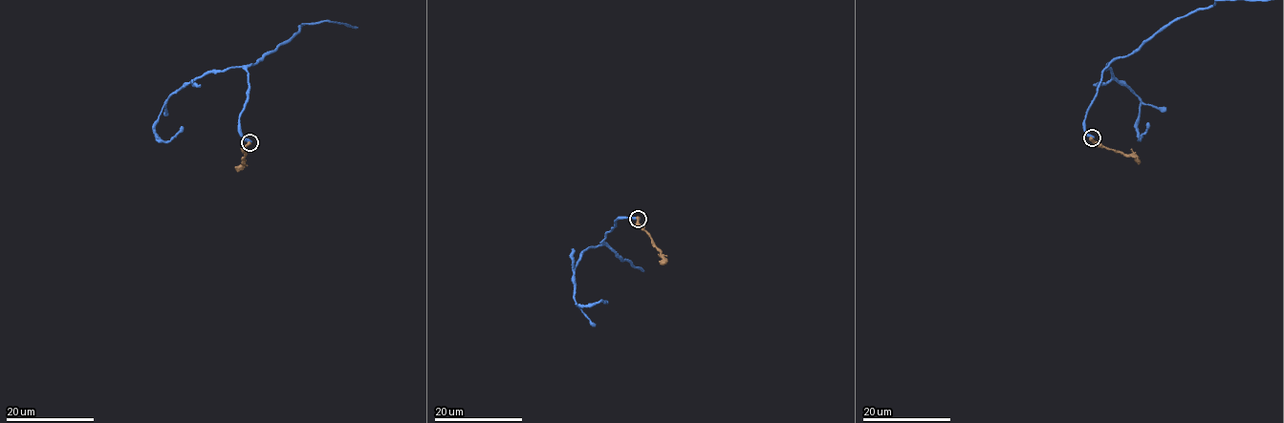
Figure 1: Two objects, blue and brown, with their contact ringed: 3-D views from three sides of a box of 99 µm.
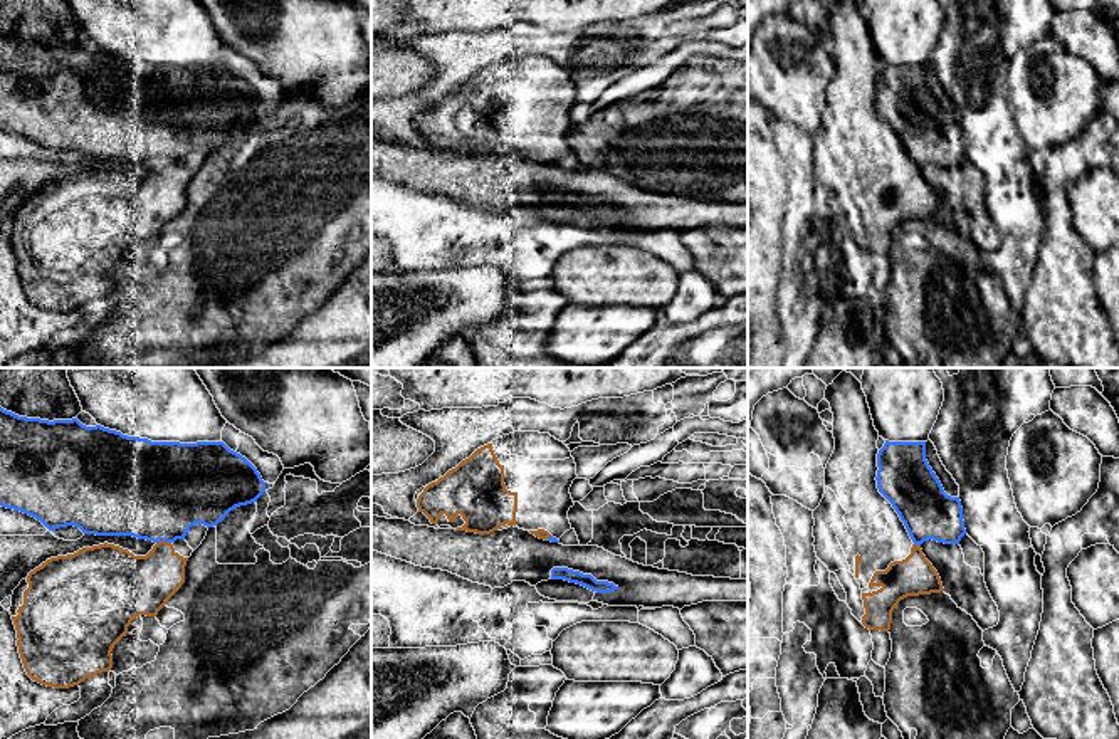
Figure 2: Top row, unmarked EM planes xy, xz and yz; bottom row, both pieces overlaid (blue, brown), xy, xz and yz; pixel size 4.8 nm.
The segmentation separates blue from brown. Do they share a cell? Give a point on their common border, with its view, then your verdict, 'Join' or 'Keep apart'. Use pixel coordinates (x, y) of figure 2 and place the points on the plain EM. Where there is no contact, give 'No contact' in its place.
Touches blue at xy (163, 163). Keep apart

